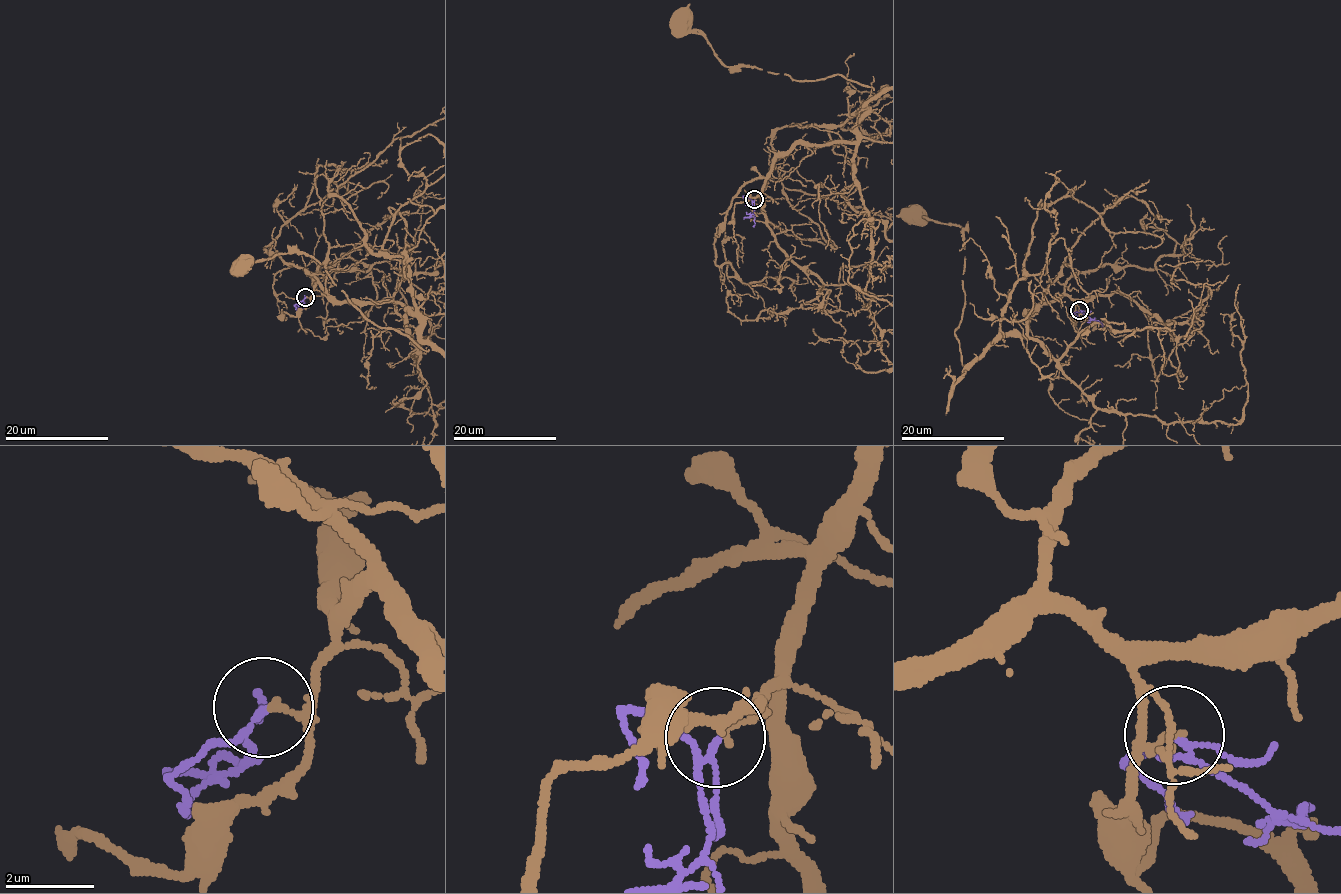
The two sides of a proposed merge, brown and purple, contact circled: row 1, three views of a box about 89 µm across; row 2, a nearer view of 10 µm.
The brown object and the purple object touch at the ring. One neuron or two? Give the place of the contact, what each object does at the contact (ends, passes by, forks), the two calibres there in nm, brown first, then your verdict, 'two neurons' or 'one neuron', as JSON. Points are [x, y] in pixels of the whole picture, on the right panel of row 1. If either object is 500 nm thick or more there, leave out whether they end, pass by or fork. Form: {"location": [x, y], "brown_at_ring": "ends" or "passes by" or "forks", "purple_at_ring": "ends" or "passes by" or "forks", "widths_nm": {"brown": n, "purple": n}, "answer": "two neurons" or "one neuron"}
{"location": [1079, 310], "brown_at_ring": "ends", "purple_at_ring": "forks", "widths_nm": {"brown": 160, "purple": 90}, "answer": "one neuron"}

